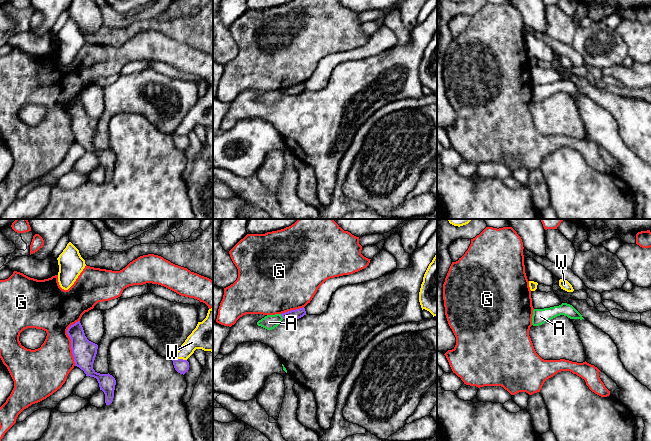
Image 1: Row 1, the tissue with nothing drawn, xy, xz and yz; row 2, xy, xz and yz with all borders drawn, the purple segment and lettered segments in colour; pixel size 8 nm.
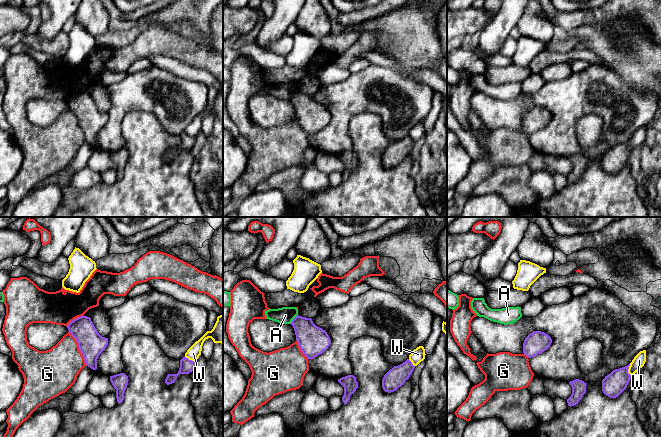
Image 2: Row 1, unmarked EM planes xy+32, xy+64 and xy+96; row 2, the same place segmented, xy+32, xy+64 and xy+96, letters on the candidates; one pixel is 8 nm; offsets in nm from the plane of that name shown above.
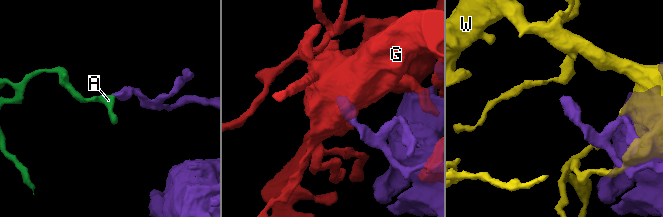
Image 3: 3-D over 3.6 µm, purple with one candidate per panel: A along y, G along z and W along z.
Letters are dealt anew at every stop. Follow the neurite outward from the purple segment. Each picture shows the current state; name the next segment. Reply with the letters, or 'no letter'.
no letter

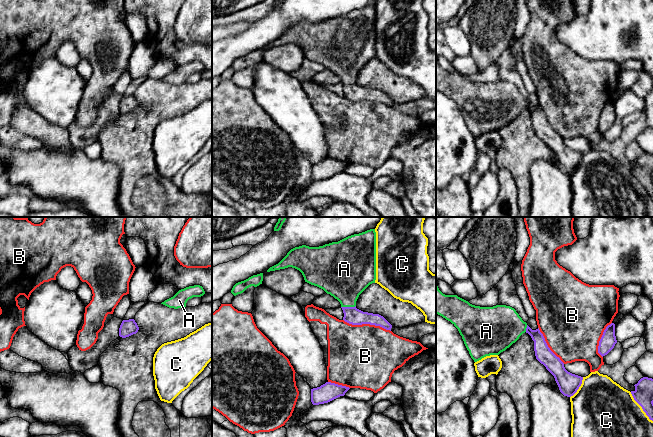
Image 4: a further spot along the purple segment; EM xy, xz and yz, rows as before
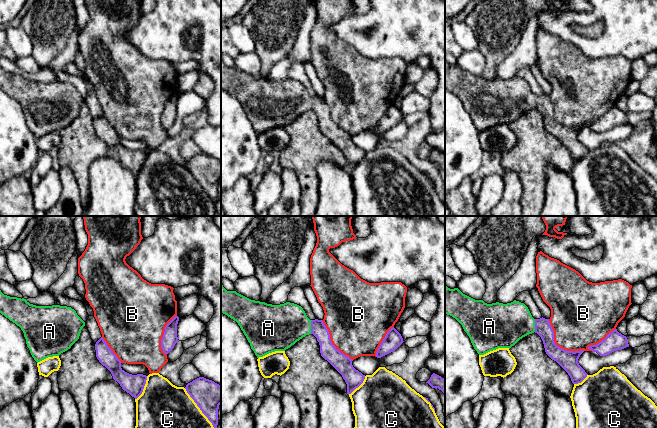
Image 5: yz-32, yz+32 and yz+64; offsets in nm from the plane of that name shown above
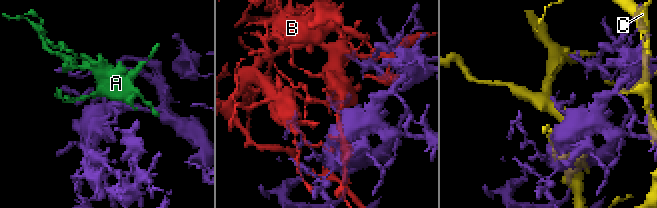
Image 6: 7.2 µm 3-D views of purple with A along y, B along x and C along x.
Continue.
A

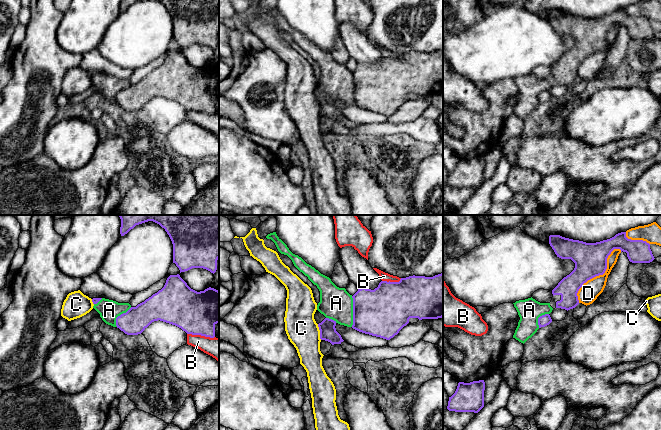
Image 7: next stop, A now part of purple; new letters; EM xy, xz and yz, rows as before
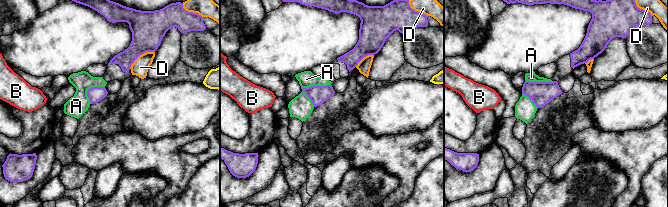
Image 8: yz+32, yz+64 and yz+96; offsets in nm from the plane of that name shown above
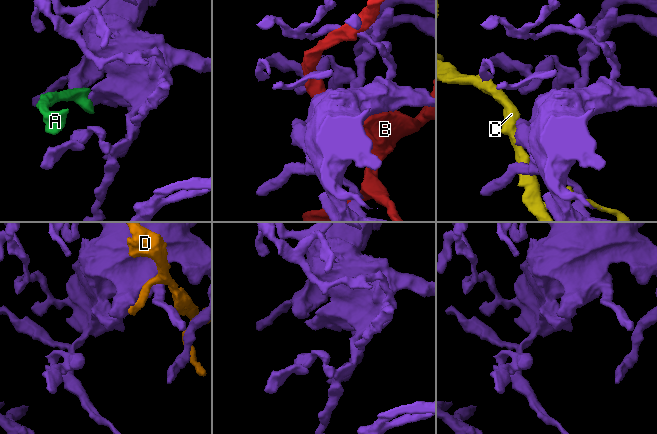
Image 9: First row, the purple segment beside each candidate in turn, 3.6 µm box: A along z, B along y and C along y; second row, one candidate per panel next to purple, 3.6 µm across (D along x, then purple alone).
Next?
A

